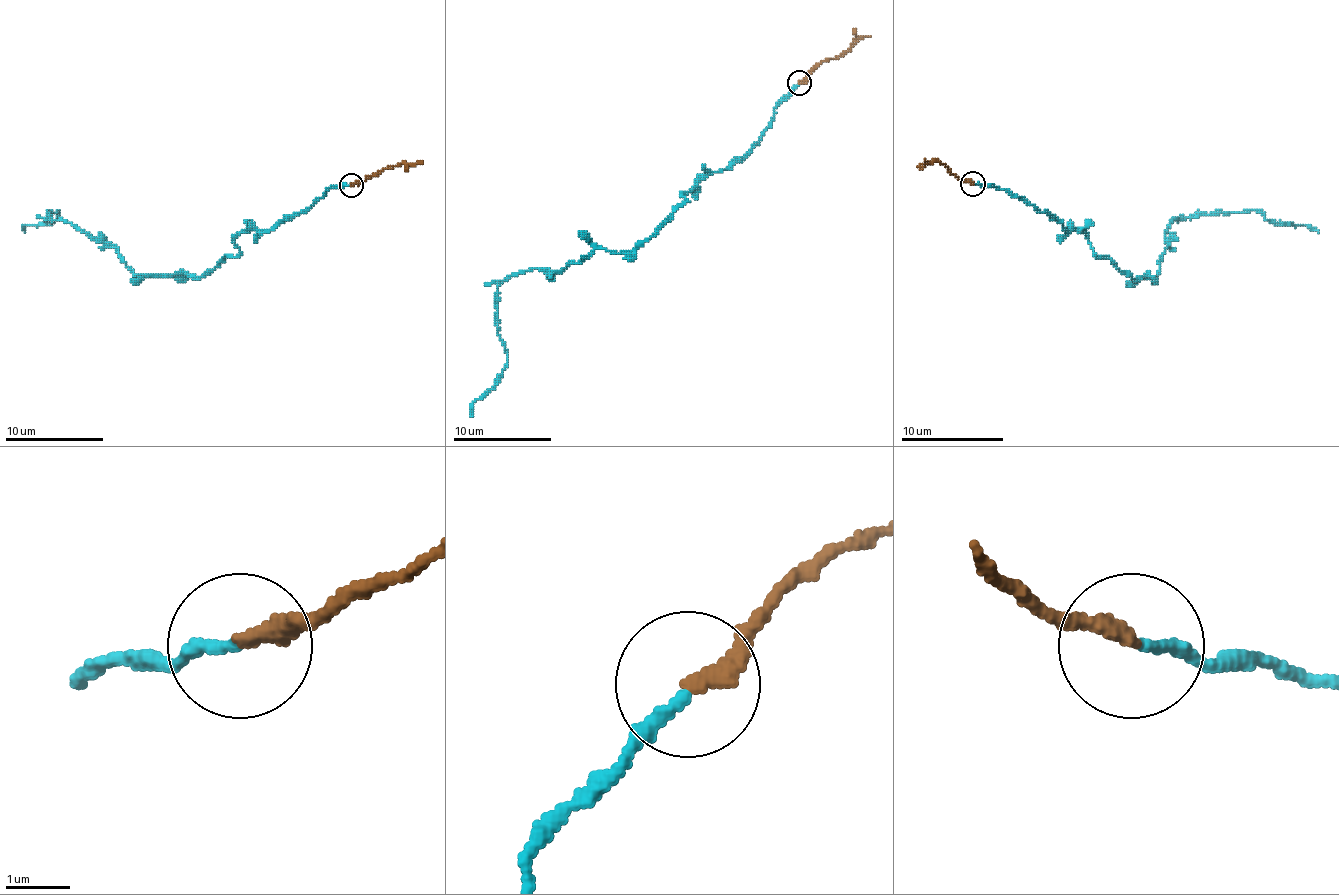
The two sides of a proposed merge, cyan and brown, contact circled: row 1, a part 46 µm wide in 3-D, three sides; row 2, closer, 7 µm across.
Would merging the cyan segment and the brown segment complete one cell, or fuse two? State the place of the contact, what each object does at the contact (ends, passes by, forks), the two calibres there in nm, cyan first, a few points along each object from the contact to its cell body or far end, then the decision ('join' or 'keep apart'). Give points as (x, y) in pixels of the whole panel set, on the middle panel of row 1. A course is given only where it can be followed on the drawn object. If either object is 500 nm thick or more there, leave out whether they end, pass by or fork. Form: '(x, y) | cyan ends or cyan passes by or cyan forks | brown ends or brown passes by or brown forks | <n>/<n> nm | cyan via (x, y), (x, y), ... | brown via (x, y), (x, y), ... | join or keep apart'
(799, 82) | cyan ends | brown ends | 200/280 nm | cyan via (799, 83), (764, 135), (705, 174), (631, 253), (594, 248), (497, 288), (507, 357), (473, 416) | brown via (799, 83), (823, 61), (838, 58), (858, 39), (870, 36) | keep apart

